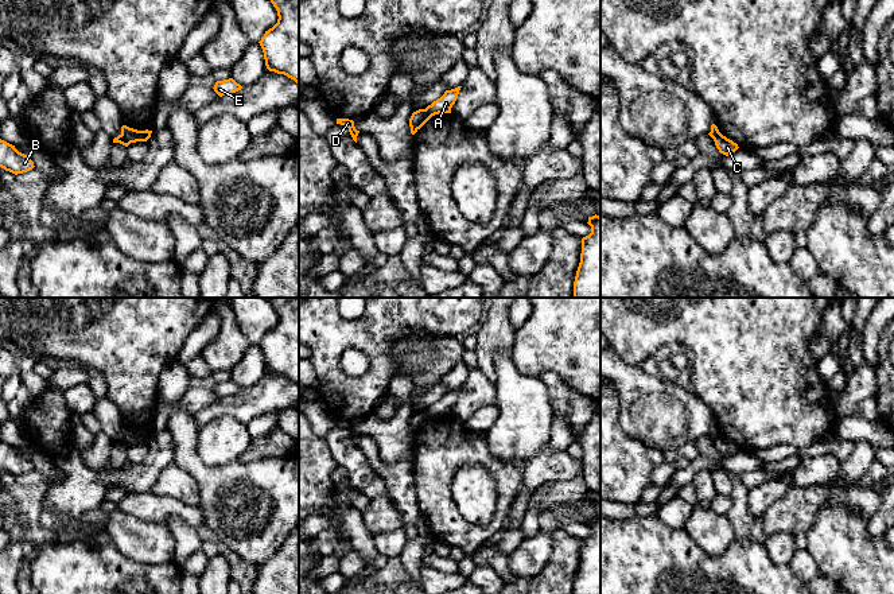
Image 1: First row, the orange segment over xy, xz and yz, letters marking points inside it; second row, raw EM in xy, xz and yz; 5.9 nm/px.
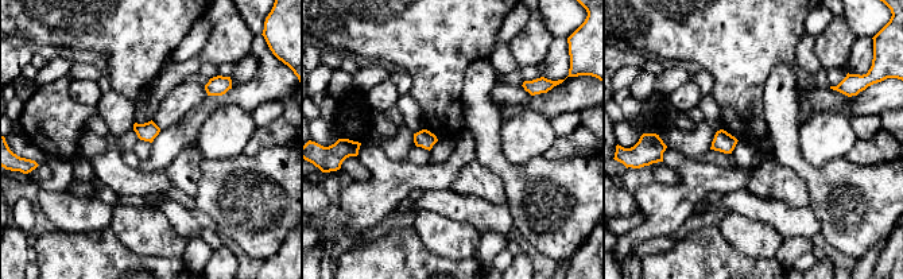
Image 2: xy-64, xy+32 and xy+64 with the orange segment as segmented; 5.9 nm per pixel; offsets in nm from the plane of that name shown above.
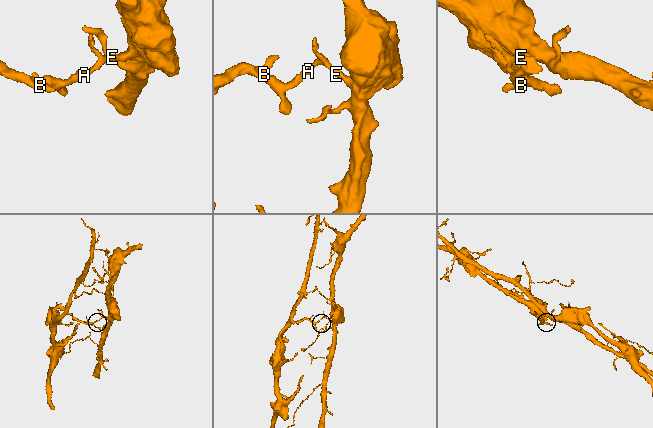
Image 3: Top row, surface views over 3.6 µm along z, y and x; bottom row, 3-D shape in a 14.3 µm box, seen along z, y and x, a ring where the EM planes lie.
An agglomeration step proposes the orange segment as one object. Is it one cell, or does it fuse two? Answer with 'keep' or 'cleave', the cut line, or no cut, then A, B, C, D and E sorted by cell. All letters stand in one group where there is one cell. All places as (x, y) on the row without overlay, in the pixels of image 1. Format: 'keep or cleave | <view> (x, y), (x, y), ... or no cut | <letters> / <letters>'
cleave | xy (121, 435), (129, 445) | A E / B C D

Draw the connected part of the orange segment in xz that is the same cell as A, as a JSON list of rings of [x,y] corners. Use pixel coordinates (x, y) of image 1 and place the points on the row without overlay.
[[[458,388],[458,389],[451,391],[451,392],[446,392],[440,400],[434,403],[424,412],[427,412],[431,418],[435,418],[439,415],[451,415],[451,409],[458,400],[460,389],[462,388]]]

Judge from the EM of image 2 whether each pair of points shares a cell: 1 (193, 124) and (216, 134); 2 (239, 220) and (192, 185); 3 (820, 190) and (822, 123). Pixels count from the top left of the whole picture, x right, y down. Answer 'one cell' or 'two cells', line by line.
1: two cells
2: two cells
3: two cells

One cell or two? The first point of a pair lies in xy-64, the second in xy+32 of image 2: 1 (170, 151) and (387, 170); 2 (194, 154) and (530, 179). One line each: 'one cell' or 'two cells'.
1: one cell
2: two cells

